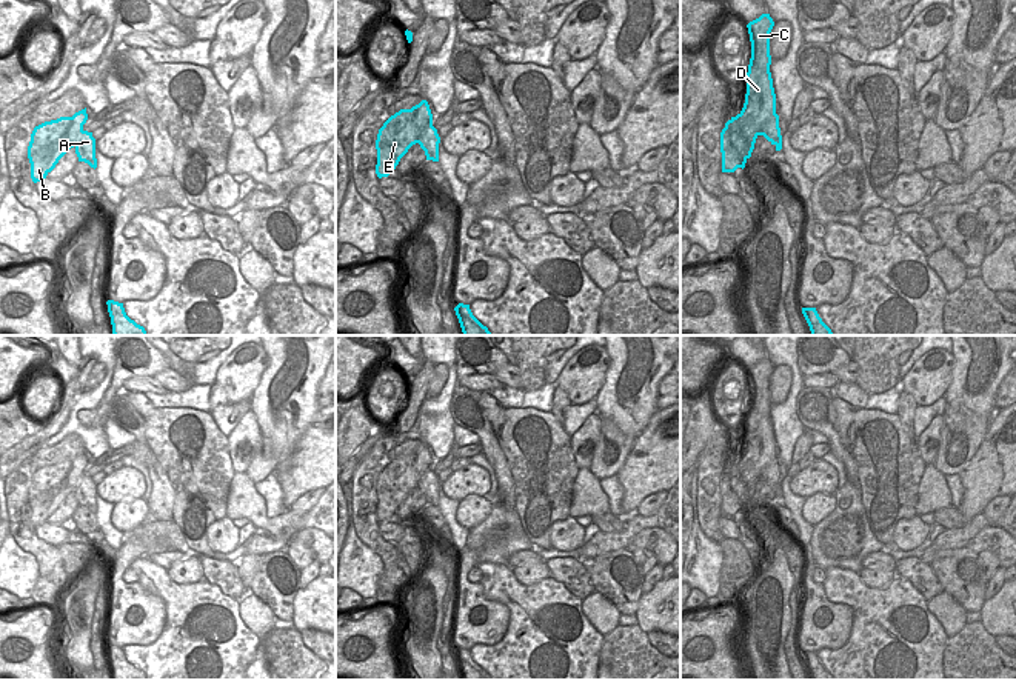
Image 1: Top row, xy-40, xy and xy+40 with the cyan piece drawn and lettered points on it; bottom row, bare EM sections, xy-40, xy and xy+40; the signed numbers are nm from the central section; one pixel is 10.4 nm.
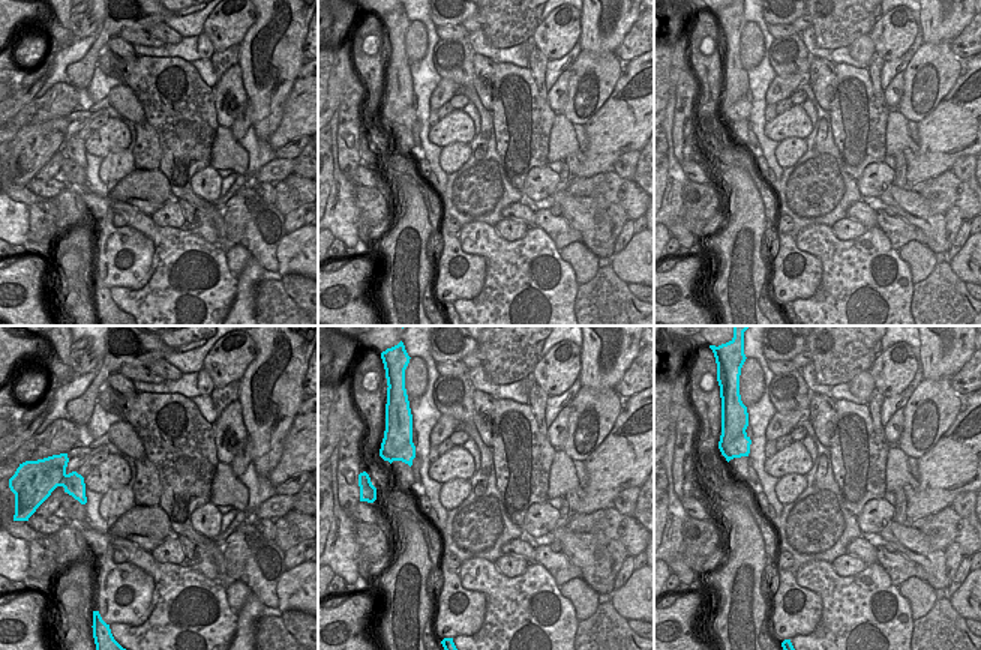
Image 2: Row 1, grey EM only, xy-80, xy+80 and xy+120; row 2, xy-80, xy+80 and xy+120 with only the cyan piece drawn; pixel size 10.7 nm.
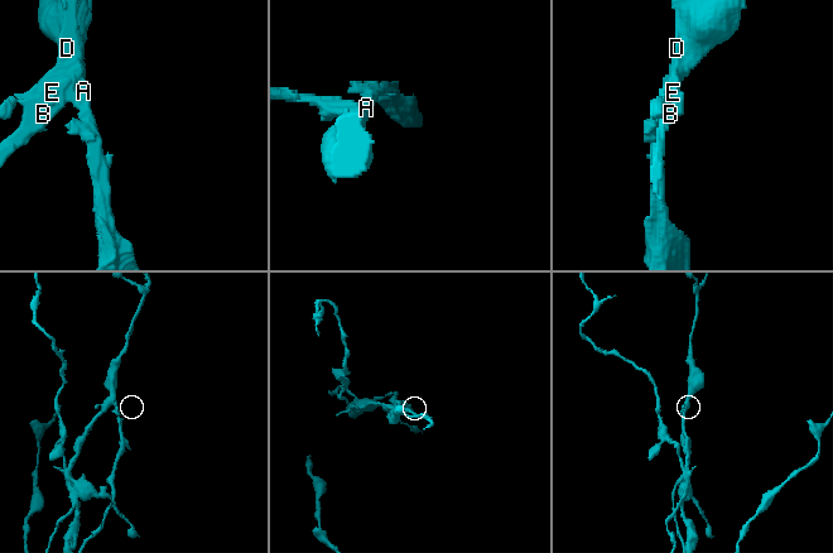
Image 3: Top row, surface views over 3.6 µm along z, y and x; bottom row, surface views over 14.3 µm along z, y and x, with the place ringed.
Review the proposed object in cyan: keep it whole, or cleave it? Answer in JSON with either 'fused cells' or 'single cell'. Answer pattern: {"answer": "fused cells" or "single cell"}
{"answer": "fused cells"}

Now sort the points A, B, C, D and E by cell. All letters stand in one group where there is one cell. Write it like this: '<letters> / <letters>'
A C D / B E

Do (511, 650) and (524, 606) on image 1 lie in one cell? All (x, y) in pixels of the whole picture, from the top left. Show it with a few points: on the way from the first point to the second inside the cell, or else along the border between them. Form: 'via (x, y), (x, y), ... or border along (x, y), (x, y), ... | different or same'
via (516, 639), (516, 634), (524, 626), (524, 617) | same

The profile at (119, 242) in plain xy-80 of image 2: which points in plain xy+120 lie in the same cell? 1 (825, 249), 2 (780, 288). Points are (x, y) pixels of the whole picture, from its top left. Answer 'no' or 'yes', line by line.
1: no
2: yes

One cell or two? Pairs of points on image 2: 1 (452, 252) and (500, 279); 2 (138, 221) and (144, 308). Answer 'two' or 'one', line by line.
1: two
2: one

